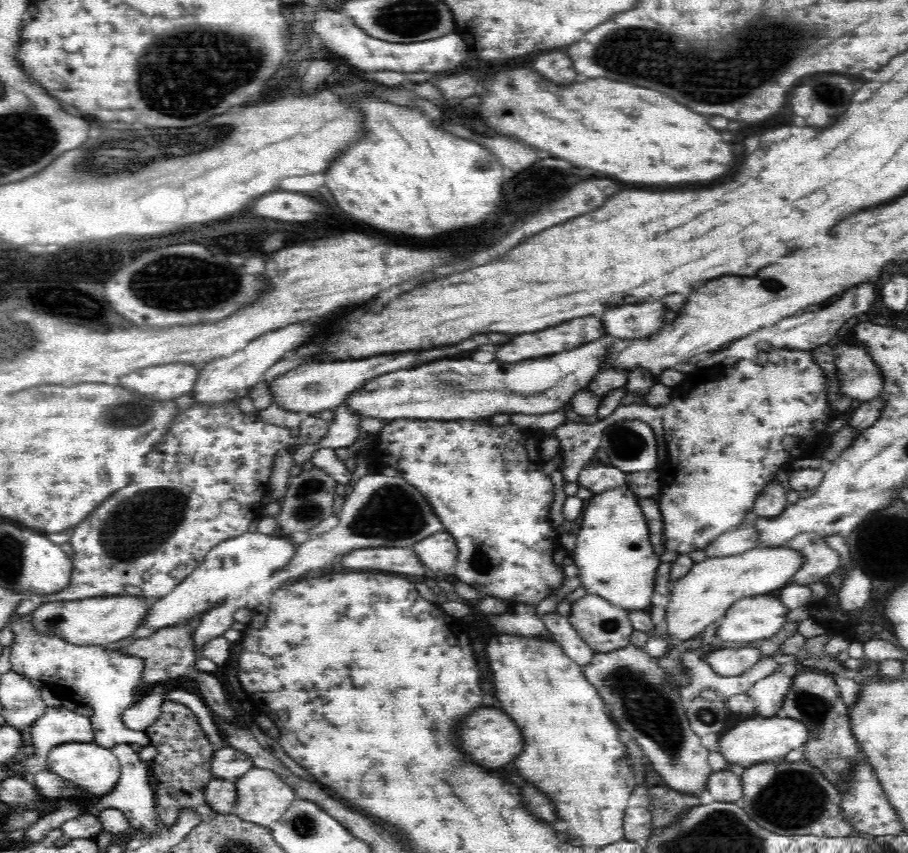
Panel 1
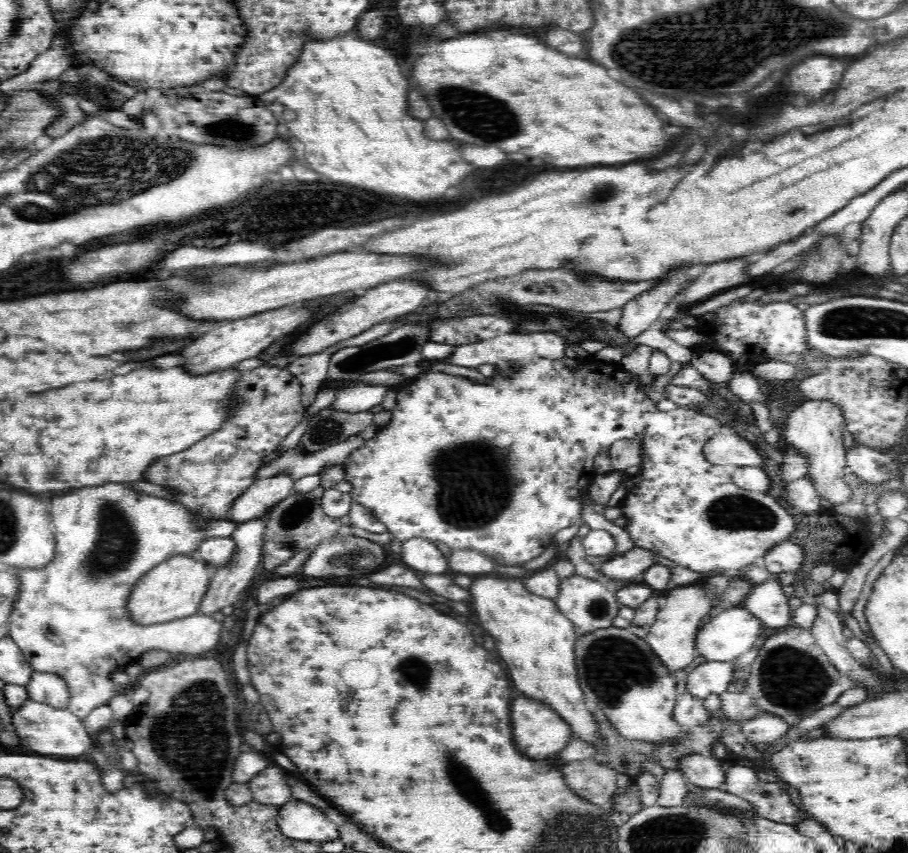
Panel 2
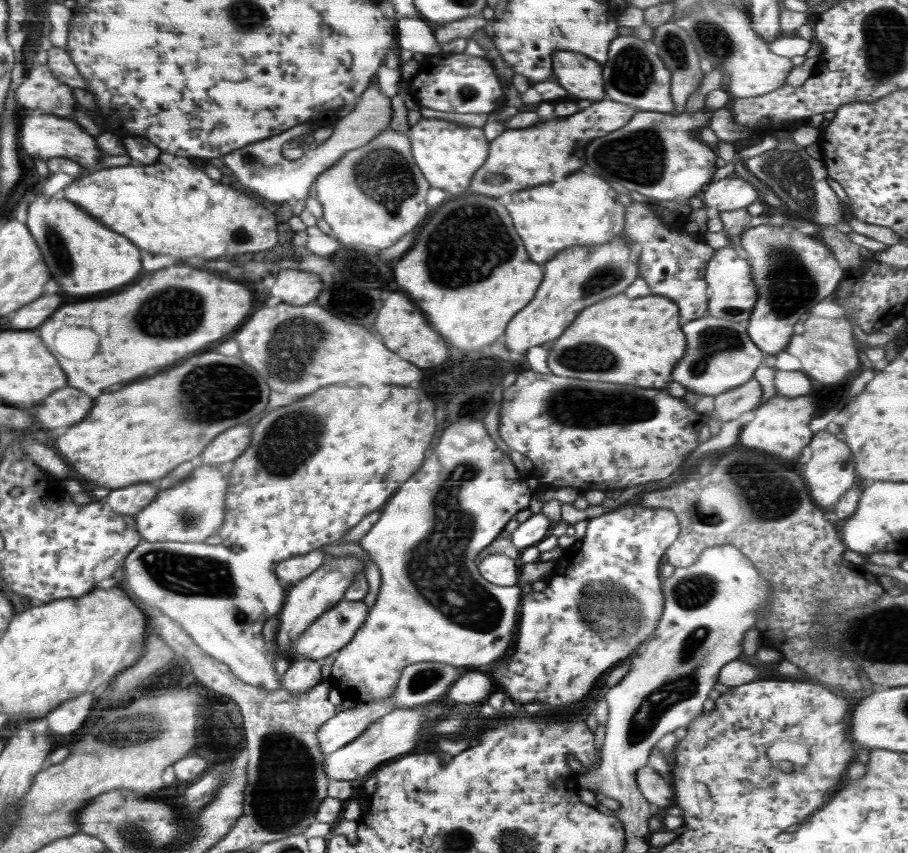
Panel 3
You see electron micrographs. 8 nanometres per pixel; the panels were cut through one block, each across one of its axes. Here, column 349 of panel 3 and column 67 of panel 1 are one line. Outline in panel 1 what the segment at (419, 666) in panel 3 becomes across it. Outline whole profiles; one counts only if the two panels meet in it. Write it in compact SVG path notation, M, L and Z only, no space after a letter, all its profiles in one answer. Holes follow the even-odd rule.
M63 706L46 708L46 712L28 728L30 735L32 735L32 756L24 758L22 762L14 762L10 769L16 771L16 776L22 776L22 778L29 780L35 774L46 771L47 756L54 746L60 746L60 744L66 744L66 742L94 743L94 729L91 721L92 718L78 715Z

